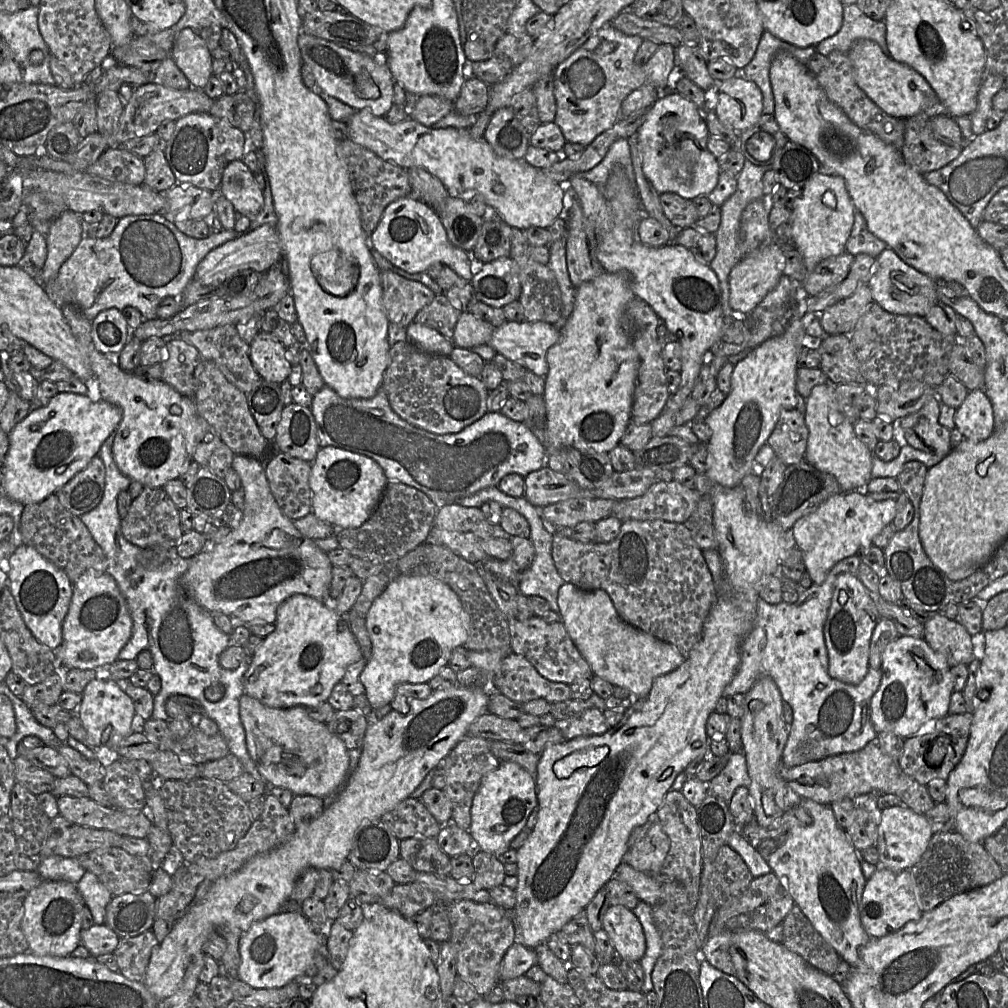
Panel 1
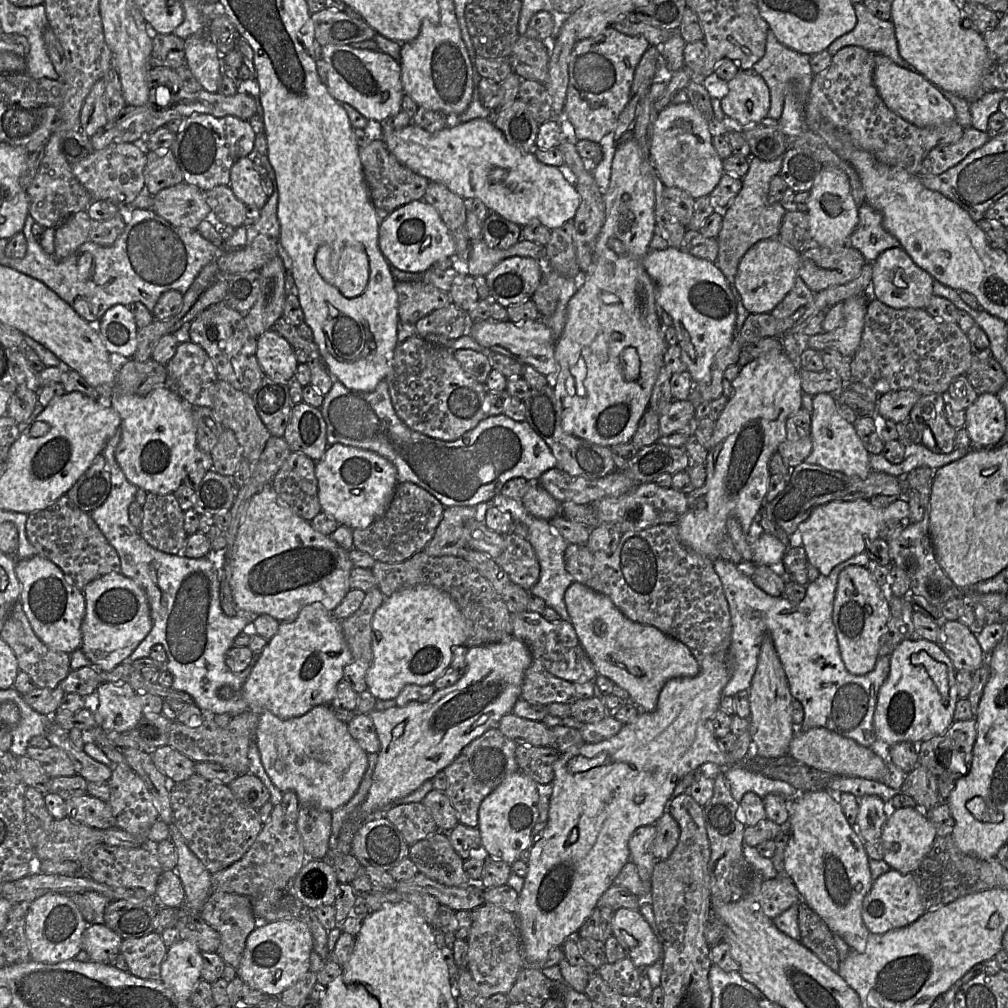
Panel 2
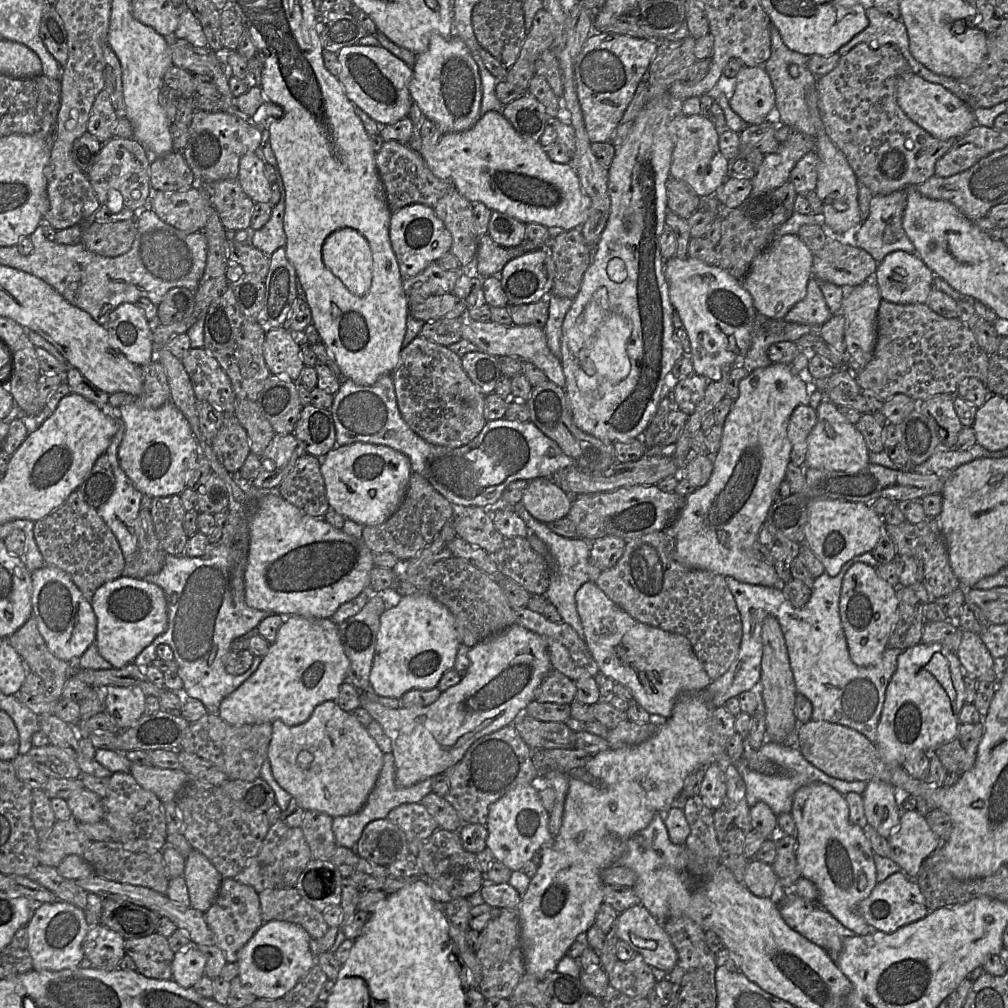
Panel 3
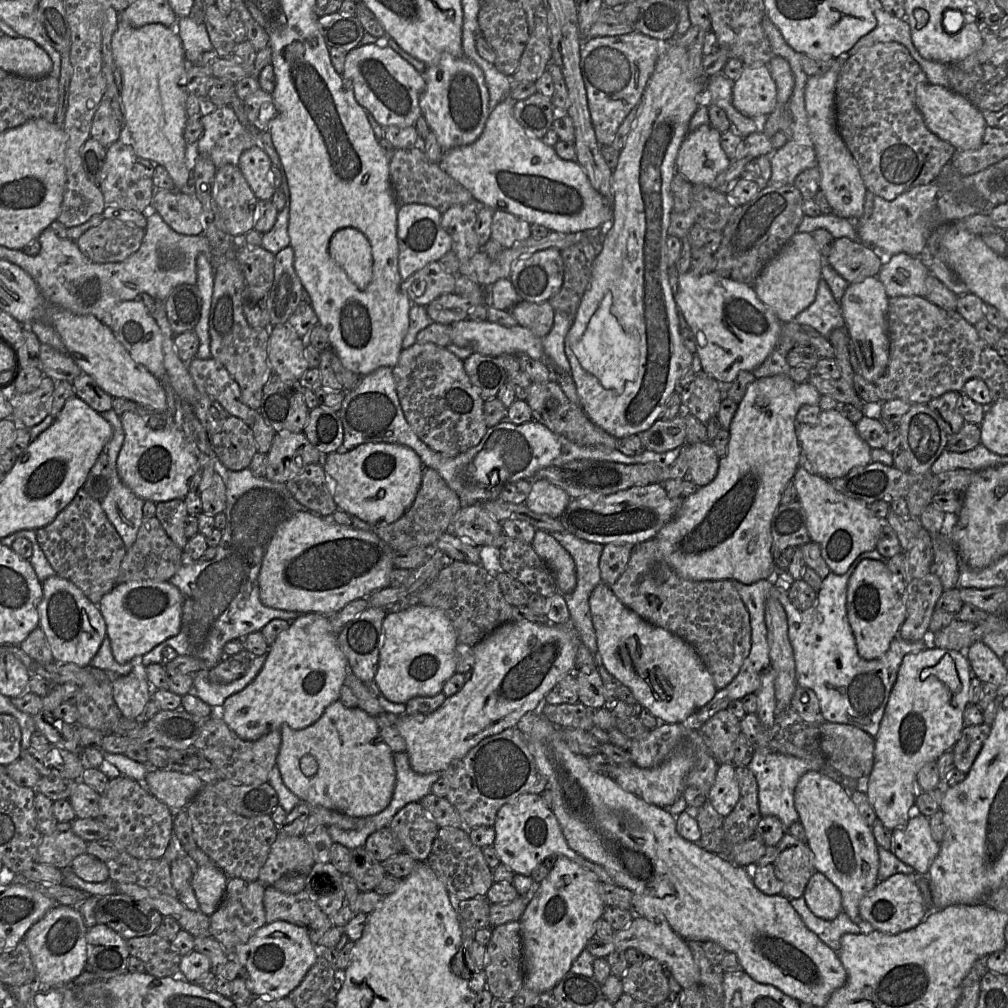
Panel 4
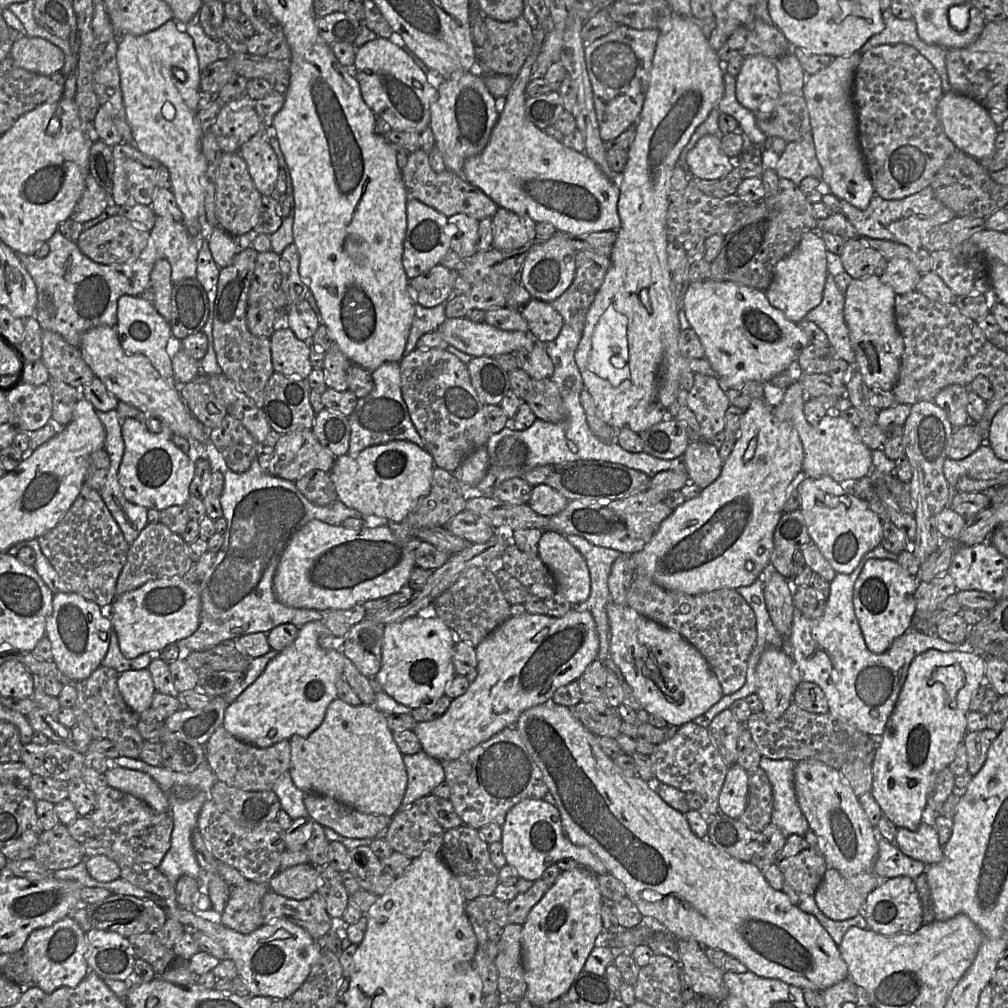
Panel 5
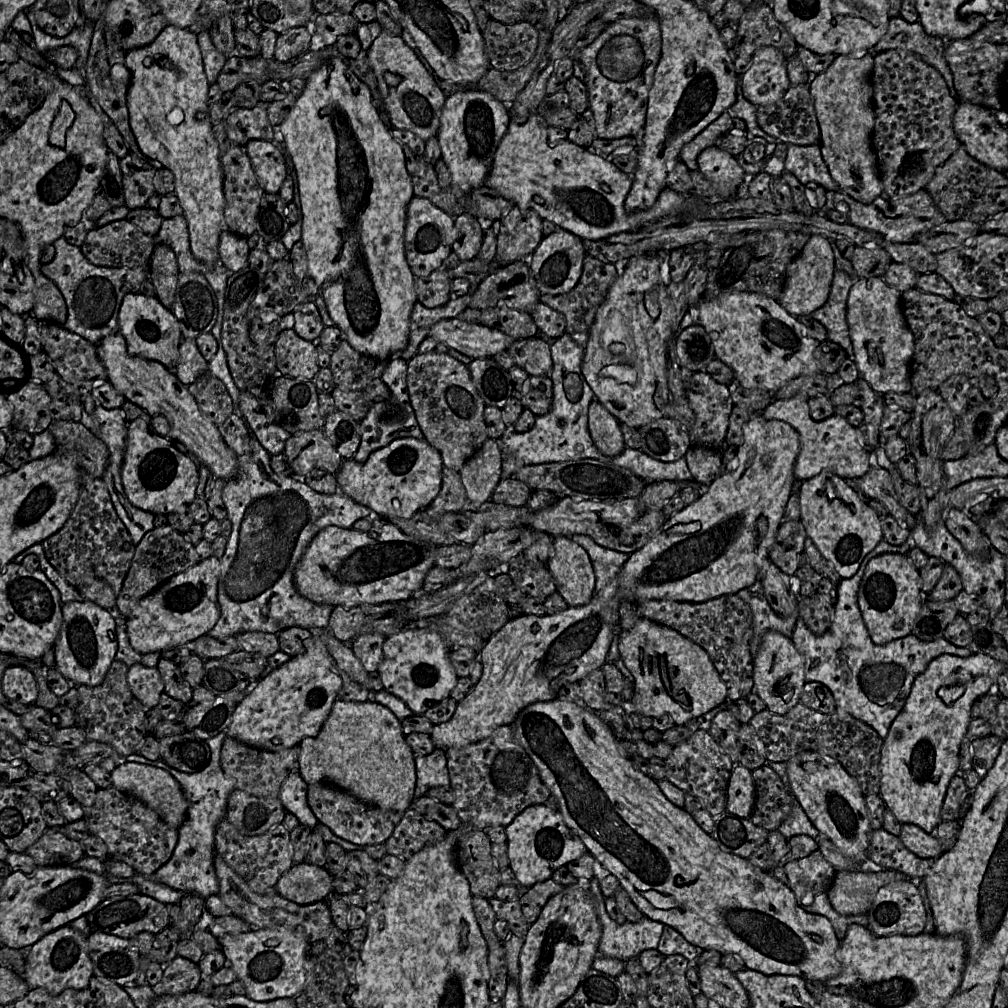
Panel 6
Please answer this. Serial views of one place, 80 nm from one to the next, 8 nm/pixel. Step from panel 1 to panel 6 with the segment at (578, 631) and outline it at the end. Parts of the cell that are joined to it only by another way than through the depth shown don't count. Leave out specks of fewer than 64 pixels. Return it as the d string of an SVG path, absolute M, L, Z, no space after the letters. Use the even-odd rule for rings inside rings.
M639 617L630 630L619 630L618 647L620 659L632 674L635 682L634 705L623 703L612 706L621 706L625 711L637 712L641 716L669 715L676 725L685 725L692 718L712 710L727 700L726 684L721 679L707 651L668 626Z

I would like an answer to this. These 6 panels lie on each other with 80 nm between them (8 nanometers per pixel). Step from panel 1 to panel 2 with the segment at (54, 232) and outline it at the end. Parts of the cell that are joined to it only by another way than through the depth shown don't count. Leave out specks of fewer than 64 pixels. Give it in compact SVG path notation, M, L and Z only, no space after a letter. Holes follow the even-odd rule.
M86 211L69 216L55 228L53 256L62 260L73 254L79 246L89 241L92 219Z

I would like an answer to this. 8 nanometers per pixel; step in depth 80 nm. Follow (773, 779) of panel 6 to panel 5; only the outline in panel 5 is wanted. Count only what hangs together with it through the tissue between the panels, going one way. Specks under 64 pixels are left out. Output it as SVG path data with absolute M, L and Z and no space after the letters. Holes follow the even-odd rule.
M759 767L748 769L747 775L747 803L738 819L748 829L761 832L771 822L772 787L765 771Z

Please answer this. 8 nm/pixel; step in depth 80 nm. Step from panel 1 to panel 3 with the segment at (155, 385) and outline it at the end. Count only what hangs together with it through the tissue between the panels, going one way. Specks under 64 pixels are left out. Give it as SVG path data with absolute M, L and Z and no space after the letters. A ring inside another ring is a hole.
M172 401L156 409L134 403L118 408L125 433L118 448L118 461L125 475L143 495L151 498L179 495L196 469L197 443L190 426Z

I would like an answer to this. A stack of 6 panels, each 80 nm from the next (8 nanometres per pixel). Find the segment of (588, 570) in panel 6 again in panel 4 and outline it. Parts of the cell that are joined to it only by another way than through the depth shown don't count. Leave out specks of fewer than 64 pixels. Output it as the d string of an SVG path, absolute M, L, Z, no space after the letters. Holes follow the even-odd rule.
M536 530L531 546L551 569L557 592L562 595L573 592L577 583L576 569L567 550L550 533L543 530Z

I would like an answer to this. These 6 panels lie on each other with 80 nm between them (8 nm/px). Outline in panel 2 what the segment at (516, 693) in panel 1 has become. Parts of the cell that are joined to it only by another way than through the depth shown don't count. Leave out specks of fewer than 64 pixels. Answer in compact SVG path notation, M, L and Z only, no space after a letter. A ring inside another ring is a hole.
M533 660L525 672L520 698L538 705L570 703L575 699L575 690L572 682L552 675Z

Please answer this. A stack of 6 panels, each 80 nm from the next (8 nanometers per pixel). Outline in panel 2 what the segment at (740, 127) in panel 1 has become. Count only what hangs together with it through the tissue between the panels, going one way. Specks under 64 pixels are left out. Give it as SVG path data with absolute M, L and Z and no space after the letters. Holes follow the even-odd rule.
M740 70L727 83L729 91L721 99L721 108L727 117L746 128L768 116L770 91L759 74Z

